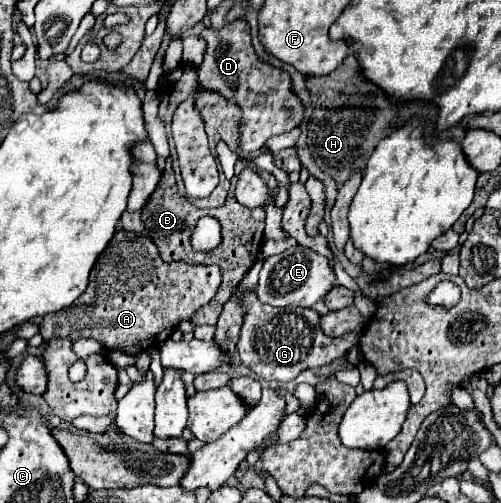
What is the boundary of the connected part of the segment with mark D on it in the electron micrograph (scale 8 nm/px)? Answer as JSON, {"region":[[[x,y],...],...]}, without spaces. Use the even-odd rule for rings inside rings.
{"region":[[[234,20],[220,30],[204,28],[200,38],[206,40],[204,62],[196,68],[198,86],[208,92],[218,92],[226,100],[240,106],[240,150],[256,152],[270,136],[294,130],[302,120],[304,108],[290,90],[290,76],[274,66],[258,60],[250,44],[250,26],[246,20]]]}

